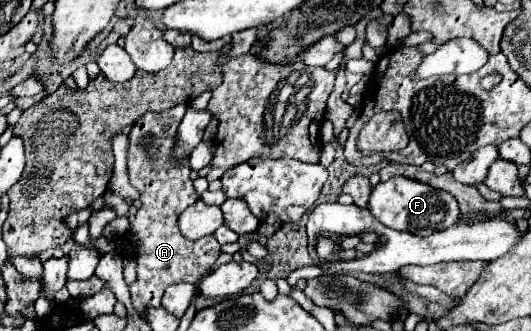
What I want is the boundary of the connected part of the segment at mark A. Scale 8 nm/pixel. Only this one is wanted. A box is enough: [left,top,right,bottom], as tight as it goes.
[119,103,221,315]

